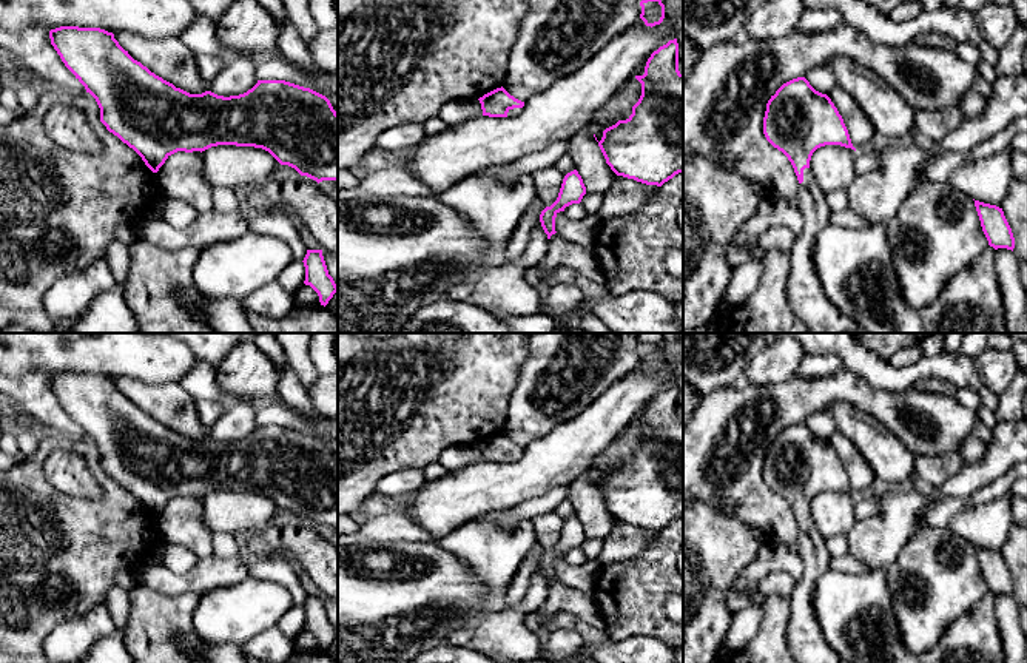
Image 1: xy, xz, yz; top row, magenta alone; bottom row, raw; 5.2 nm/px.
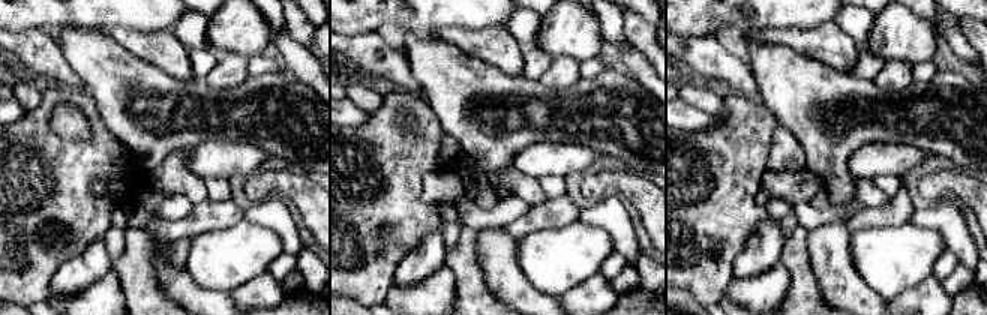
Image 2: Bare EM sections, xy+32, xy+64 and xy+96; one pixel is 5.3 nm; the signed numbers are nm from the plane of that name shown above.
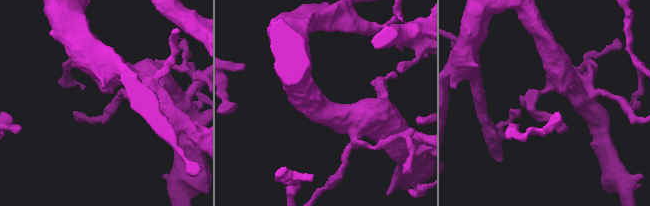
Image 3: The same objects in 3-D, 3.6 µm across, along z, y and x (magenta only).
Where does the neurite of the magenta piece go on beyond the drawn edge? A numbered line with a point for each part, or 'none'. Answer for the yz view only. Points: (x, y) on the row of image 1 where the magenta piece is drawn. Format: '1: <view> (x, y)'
1: yz (805, 295)

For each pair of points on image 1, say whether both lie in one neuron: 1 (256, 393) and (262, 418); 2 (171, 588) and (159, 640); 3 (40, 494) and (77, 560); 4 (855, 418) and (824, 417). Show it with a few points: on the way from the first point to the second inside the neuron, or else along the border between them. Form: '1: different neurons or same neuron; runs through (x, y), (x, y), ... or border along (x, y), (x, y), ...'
1: different neurons; border along (270, 398), (258, 406)
2: different neurons; border along (142, 582), (168, 595), (188, 592), (199, 595)
3: same neuron; runs through (57, 509), (70, 543)
4: different neurons; border along (828, 410), (838, 430)

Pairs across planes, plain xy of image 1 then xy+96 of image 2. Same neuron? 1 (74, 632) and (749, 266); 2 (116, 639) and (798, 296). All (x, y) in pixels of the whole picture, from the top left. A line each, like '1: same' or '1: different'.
1: same
2: different

